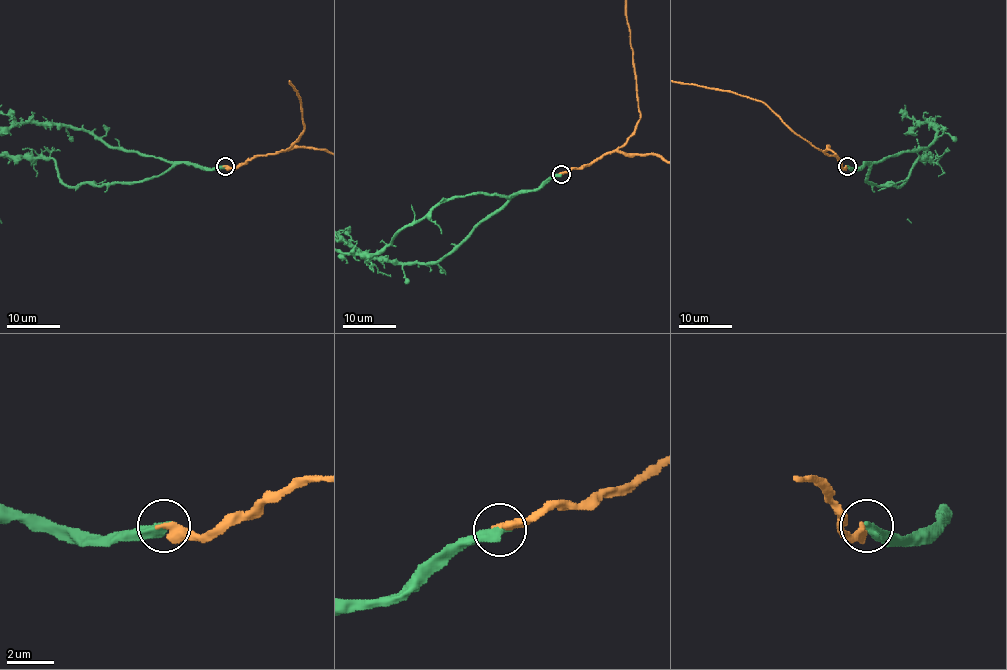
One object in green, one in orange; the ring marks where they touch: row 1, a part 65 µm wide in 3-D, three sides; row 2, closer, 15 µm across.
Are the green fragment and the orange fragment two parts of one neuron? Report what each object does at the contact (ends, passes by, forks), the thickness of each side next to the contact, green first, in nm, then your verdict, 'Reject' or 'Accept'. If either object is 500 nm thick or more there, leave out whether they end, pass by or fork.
At the ring green ends. At the ring orange ends. Thickness 400 nm (green) against 400 nm. Reject

